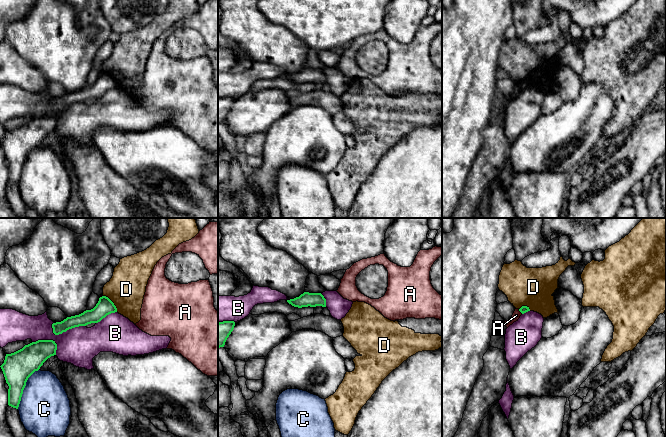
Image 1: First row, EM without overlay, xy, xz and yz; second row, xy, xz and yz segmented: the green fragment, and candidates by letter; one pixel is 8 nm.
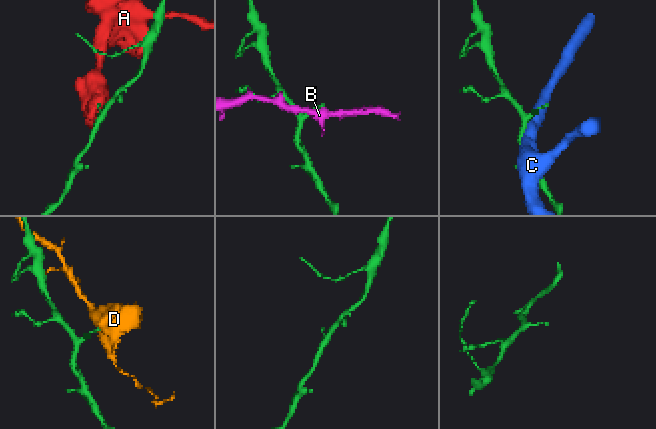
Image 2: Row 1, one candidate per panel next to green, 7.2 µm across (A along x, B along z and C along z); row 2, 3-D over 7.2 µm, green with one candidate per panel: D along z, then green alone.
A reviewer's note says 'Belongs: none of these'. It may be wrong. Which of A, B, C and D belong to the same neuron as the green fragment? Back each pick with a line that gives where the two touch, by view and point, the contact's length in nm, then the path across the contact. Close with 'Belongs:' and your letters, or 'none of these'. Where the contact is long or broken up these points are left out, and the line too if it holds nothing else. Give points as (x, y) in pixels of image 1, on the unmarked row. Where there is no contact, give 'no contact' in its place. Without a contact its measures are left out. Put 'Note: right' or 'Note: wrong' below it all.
Belongs: none of these
Note: right

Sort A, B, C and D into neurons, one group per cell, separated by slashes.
A / B / C / D

